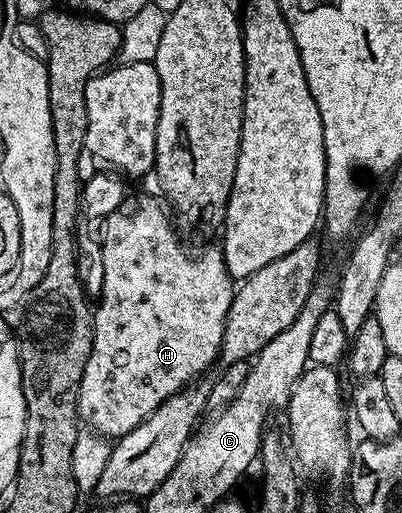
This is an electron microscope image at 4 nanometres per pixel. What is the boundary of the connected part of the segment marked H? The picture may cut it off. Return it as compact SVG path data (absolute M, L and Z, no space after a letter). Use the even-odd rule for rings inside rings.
M137 212L133 216L112 217L113 230L105 230L102 241L102 262L104 266L104 284L99 295L99 306L93 312L92 342L89 360L82 372L81 388L78 392L78 412L80 419L96 433L106 438L120 438L128 434L139 423L143 423L169 396L196 381L219 357L219 348L223 343L224 326L229 308L234 298L235 280L225 268L223 253L220 249L207 251L202 258L191 260L179 242L180 235L170 226L163 216L153 216L149 212Z

